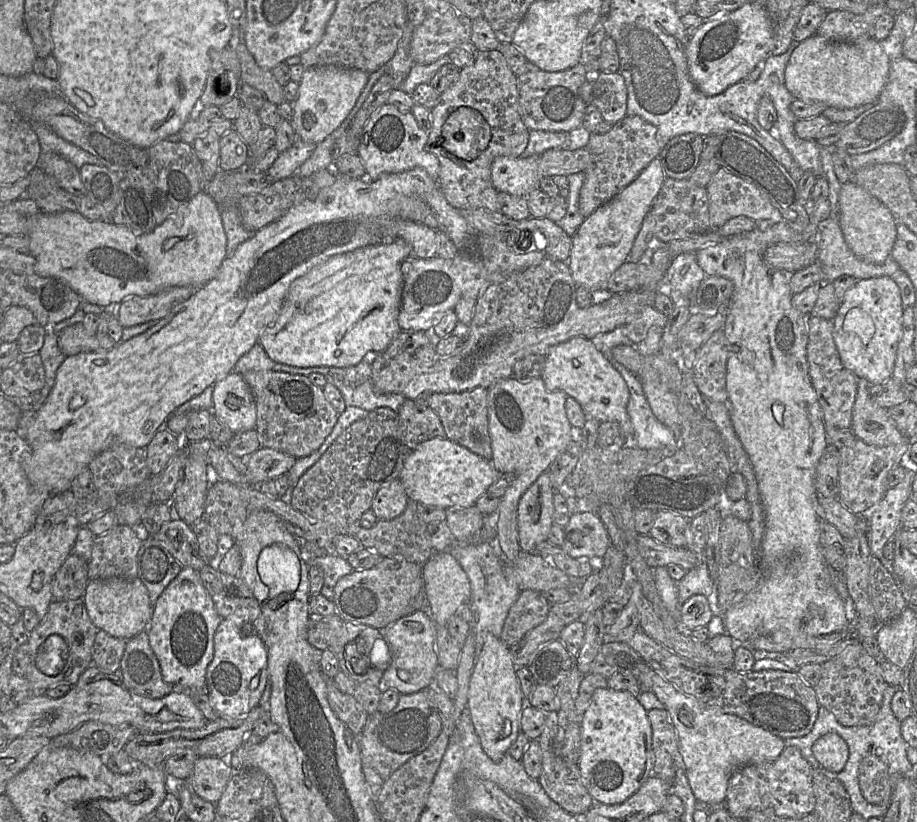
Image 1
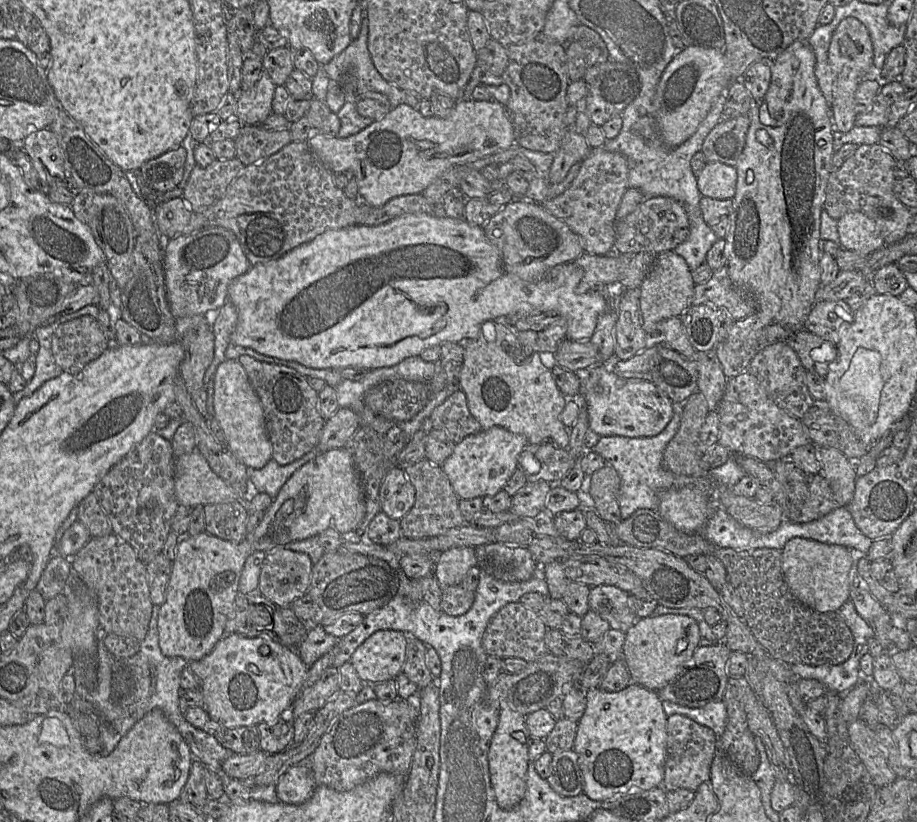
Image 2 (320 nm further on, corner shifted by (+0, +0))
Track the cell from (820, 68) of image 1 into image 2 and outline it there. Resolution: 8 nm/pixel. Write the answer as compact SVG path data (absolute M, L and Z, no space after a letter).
M855 17L844 18L835 29L828 50L828 62L835 76L844 67L860 71L864 78L873 65L872 42L865 25Z

